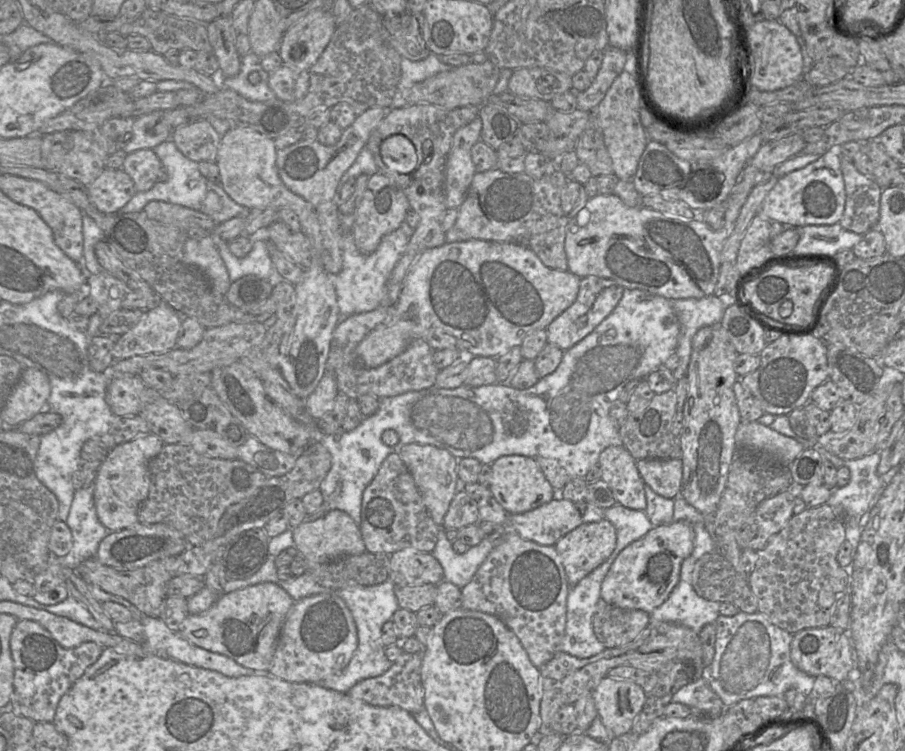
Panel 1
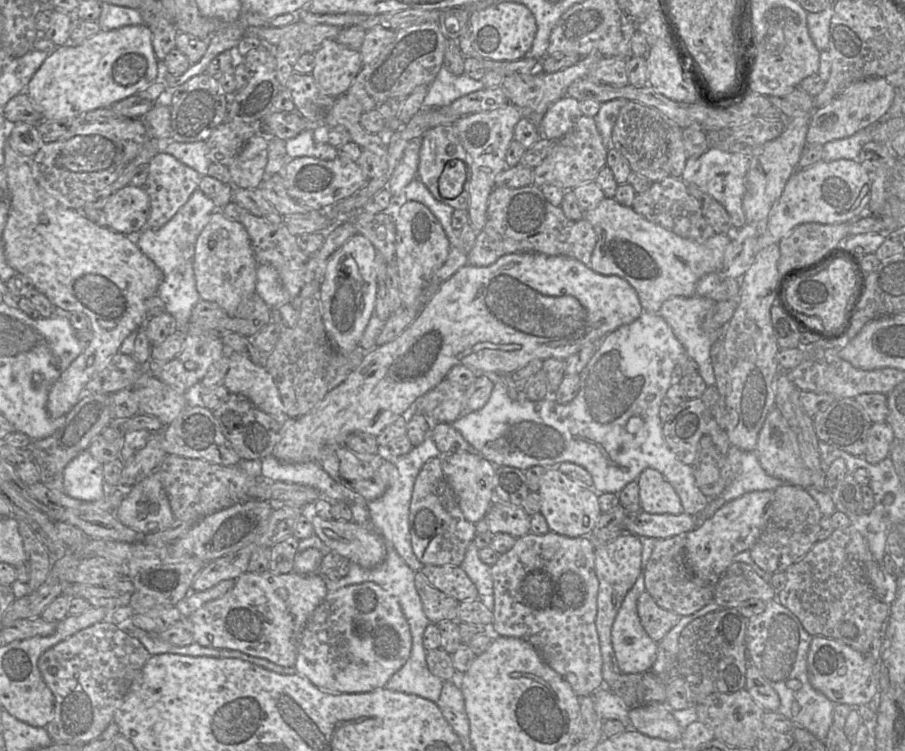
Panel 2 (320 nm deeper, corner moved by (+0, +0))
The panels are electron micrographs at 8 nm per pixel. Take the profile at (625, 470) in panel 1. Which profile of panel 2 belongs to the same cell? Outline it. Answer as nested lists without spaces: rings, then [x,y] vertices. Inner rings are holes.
[[[647,468],[637,479],[642,511],[650,514],[682,514],[681,500],[667,479],[656,469]]]

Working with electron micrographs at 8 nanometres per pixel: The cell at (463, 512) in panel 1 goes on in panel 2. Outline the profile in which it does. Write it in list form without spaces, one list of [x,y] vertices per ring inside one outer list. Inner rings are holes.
[[[494,500],[485,517],[488,530],[492,534],[508,533],[515,538],[531,532],[530,515],[521,507]]]

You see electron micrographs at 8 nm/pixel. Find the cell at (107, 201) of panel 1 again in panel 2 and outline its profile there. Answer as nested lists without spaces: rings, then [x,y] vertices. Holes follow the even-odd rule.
[[[127,185],[106,201],[102,209],[102,224],[125,235],[142,231],[150,215],[150,199],[143,187]]]

